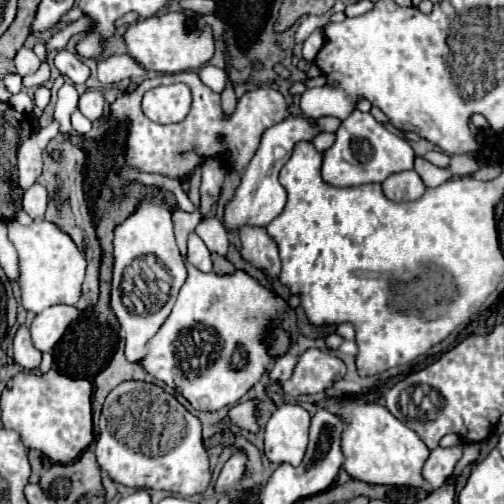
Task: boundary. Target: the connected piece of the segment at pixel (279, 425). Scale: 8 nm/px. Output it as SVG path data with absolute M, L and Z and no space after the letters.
M282 404L266 424L264 454L270 462L300 466L308 446L310 414L300 404Z

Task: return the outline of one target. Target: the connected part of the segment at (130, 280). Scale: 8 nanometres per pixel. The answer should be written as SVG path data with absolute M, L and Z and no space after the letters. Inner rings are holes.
M144 200L138 210L114 230L112 310L124 330L124 352L130 362L138 362L146 352L146 342L156 334L158 326L162 326L166 314L170 314L184 280L186 268L176 246L170 210ZM126 296L130 302L126 302Z

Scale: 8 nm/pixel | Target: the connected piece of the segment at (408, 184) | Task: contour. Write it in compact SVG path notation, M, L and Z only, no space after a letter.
M408 170L386 178L382 182L382 190L386 198L392 202L414 202L424 194L426 186L422 184L422 180L414 170Z

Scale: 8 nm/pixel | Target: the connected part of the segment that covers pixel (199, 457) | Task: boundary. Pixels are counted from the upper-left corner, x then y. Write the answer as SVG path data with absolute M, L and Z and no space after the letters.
M134 380L122 382L108 394L98 426L100 426L100 434L94 452L100 470L106 472L114 482L132 488L146 486L150 490L168 490L182 496L202 494L208 488L210 464L208 464L206 448L202 444L200 420L192 416L172 394L164 392L160 386L148 382L134 382Z

